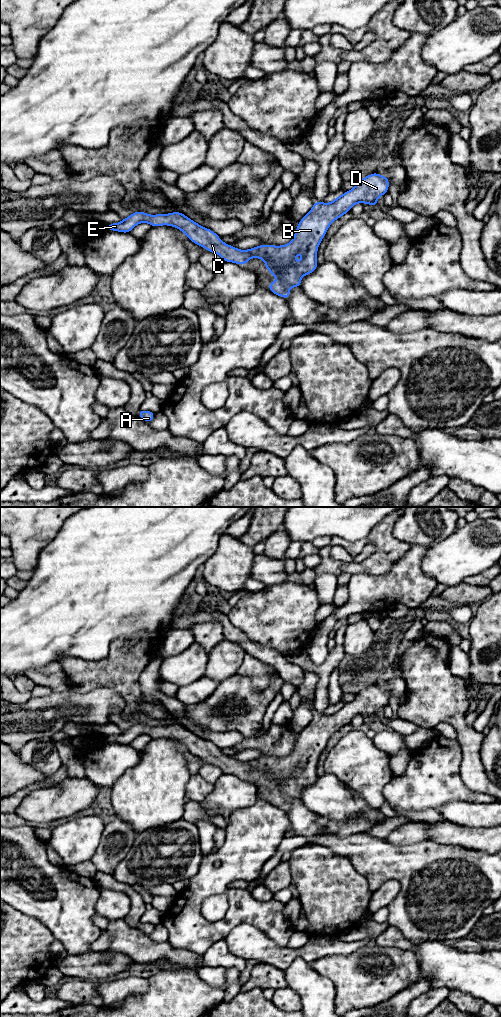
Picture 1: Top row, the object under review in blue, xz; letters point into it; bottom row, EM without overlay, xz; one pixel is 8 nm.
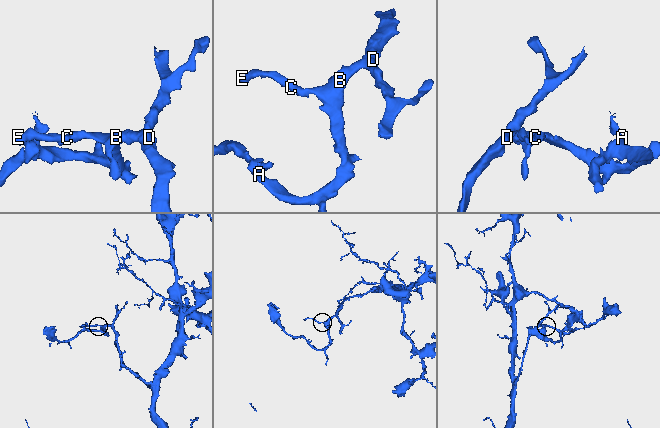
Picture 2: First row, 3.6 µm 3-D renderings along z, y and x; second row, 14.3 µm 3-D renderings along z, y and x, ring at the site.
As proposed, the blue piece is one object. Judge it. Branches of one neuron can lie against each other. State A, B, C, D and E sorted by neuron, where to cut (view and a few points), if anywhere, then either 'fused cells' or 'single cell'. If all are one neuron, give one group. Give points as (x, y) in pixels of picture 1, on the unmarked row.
A B C D E; no cut; single cell

